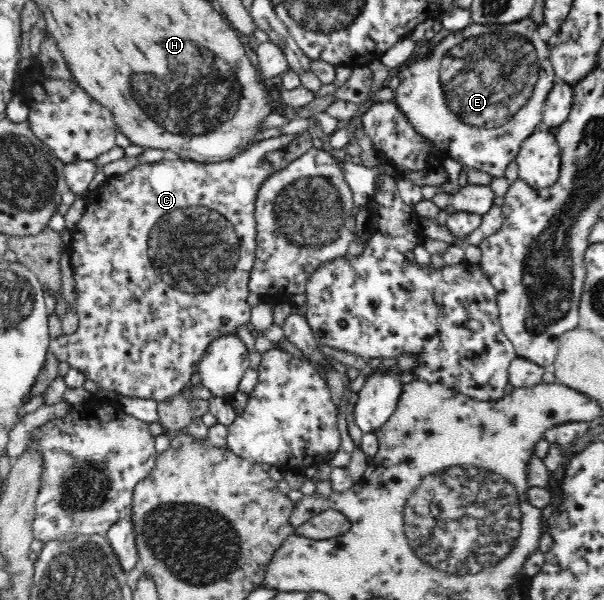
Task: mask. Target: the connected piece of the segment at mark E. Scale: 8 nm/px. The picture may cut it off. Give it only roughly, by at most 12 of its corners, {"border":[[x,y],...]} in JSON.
{"border":[[530,17],[471,23],[393,73],[393,103],[505,177],[557,82]]}

